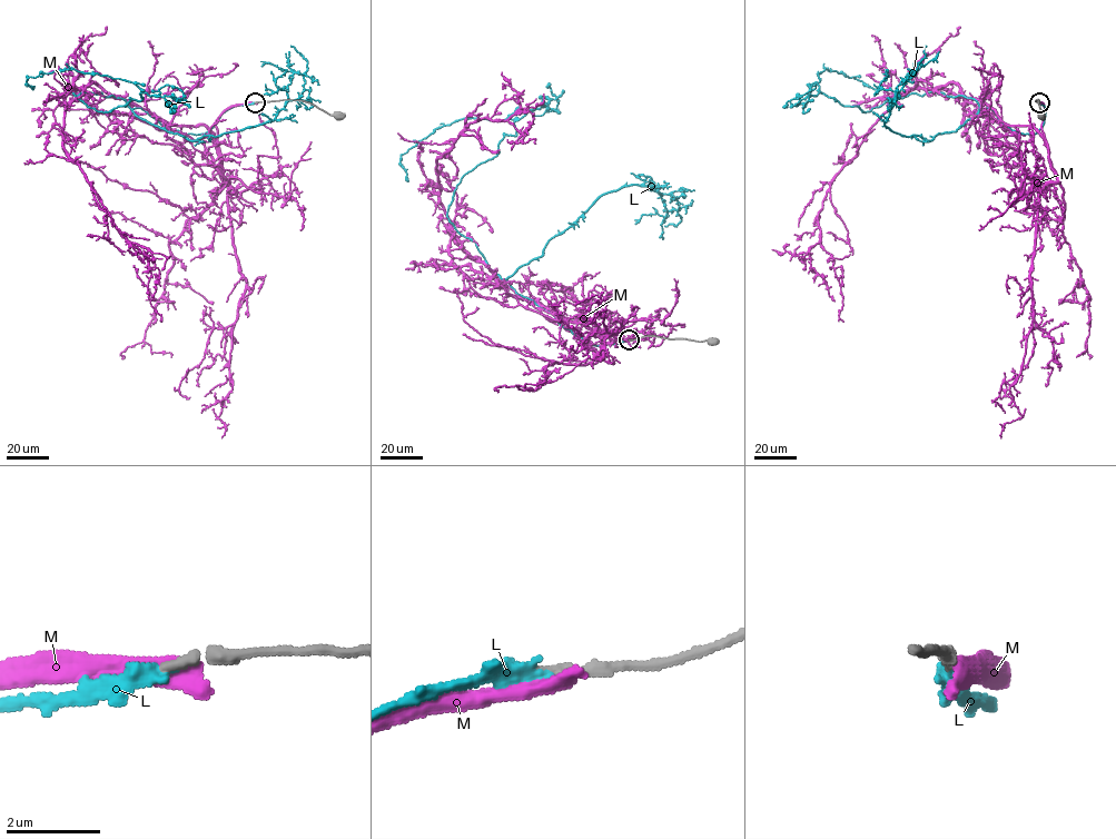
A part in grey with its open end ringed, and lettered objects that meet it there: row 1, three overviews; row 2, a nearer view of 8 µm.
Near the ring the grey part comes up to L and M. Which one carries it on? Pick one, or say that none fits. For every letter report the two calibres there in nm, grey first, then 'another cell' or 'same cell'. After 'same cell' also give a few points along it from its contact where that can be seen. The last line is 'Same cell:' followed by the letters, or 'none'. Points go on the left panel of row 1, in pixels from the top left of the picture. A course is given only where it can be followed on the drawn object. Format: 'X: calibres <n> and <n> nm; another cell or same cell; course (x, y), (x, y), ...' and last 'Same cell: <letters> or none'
L: calibres 220 and 320 nm; same cell; course (255, 102), (196, 135), (73, 94), (106, 112), (141, 99), (129, 81), (63, 69), (35, 86)
M: calibres 280 and 500 nm; another cell
Same cell: L

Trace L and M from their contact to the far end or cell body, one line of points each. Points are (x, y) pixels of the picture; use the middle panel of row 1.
L: (629, 339), (575, 335), (450, 221), (461, 178), (515, 136), (515, 119), (437, 127), (401, 156), (408, 181)
M: (629, 339), (590, 345), (476, 262), (452, 232), (436, 160), (467, 126), (506, 120), (523, 142), (535, 144)

